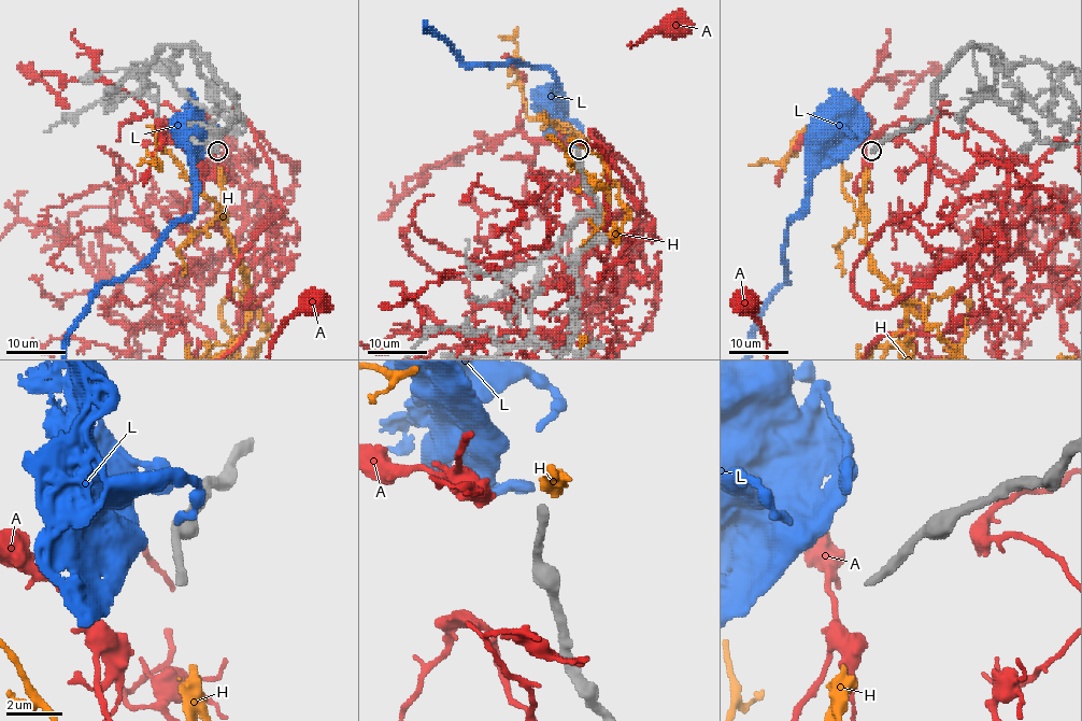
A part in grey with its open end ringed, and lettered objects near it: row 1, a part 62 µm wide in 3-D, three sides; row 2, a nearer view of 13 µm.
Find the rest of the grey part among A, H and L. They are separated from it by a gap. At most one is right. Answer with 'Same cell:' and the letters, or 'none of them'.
Same cell: none of them

